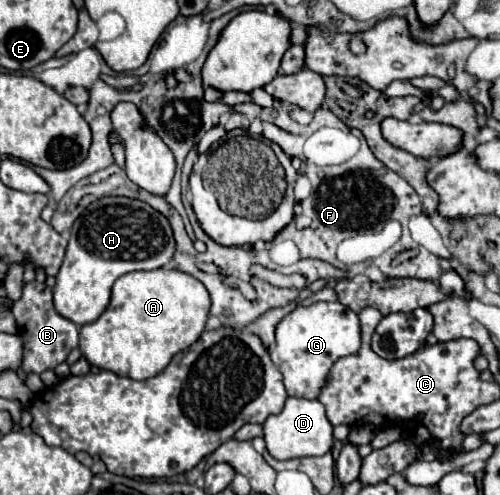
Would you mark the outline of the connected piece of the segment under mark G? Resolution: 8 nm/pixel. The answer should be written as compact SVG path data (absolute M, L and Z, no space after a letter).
M318 302L308 308L296 308L276 328L276 346L270 350L272 362L284 374L288 396L316 398L330 366L348 354L360 350L360 322L358 316L340 302Z

